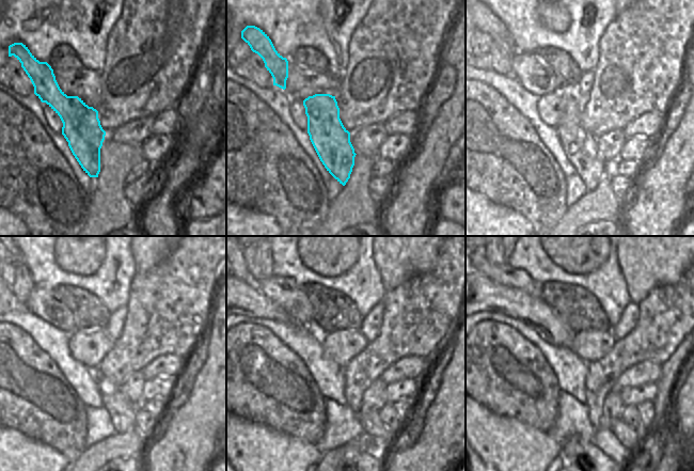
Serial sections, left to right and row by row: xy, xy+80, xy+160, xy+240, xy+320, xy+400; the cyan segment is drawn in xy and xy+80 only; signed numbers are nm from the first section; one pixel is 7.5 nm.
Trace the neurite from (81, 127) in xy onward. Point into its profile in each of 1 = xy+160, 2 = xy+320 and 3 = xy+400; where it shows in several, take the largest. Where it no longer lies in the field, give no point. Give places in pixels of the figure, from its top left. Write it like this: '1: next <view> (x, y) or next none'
1: next xy+160 (580, 146)
2: next xy+320 (369, 420)
3: next xy+400 (636, 440)

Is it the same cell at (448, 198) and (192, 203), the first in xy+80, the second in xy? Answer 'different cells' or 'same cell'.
same cell

